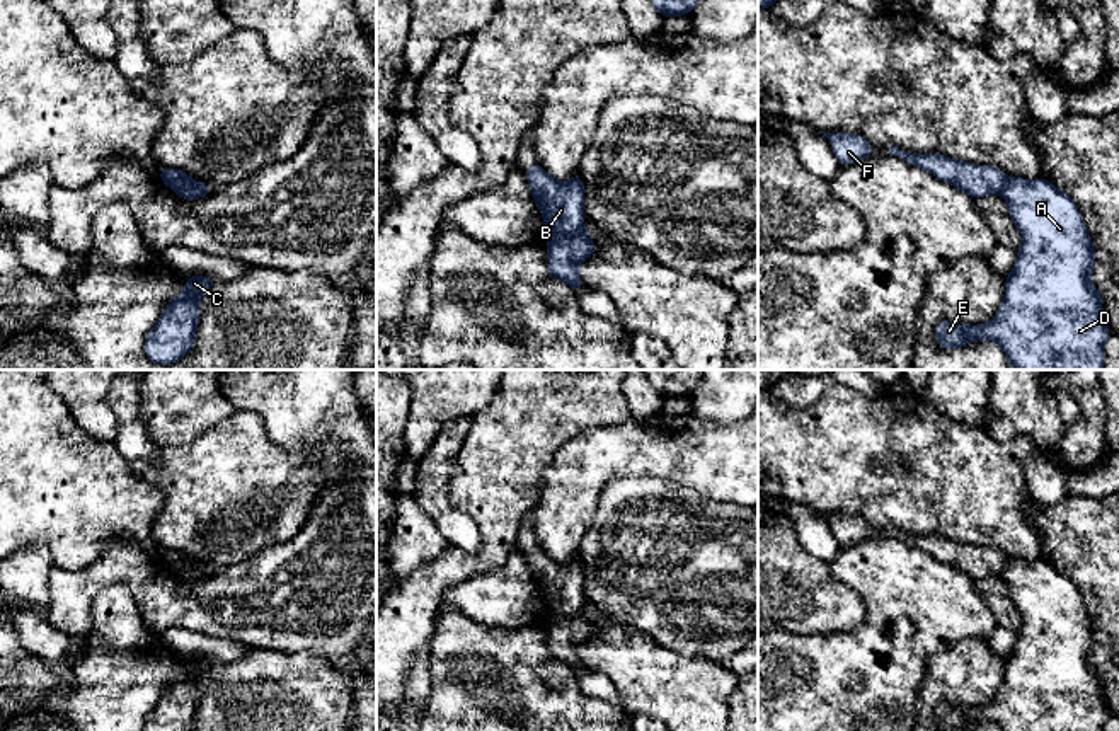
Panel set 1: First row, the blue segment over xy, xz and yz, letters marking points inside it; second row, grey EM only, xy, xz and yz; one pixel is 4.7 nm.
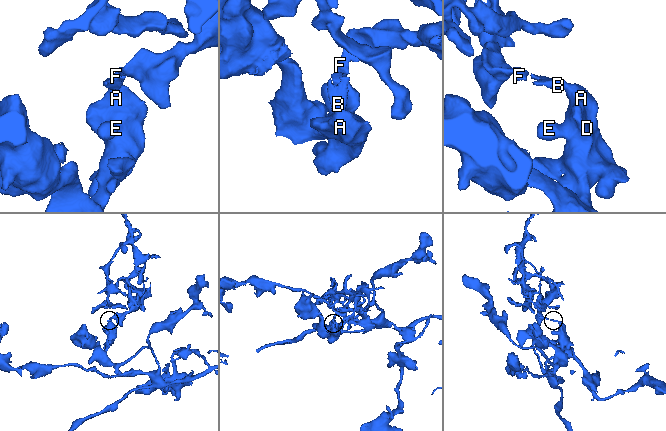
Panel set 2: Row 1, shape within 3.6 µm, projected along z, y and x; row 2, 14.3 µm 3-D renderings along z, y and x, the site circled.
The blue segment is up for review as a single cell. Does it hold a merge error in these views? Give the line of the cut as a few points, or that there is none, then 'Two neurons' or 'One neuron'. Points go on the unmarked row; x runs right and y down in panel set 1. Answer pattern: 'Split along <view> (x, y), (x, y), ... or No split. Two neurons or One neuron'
No split. One neuron

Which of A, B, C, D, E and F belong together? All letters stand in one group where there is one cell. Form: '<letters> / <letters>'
A B C D E F

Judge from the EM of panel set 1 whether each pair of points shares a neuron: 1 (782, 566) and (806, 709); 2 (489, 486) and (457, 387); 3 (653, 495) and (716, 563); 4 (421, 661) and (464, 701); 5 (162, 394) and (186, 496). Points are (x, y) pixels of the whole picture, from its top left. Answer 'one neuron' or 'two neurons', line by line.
1: two neurons
2: two neurons
3: one neuron
4: two neurons
5: two neurons

